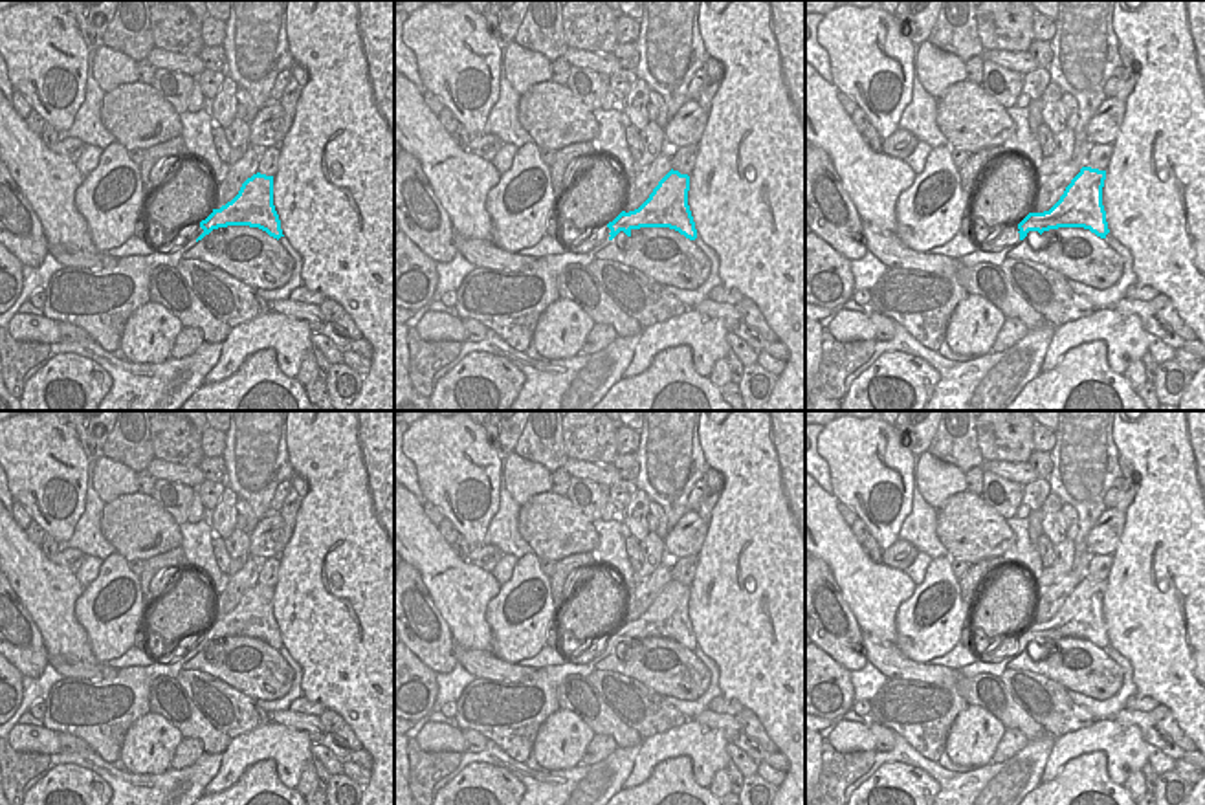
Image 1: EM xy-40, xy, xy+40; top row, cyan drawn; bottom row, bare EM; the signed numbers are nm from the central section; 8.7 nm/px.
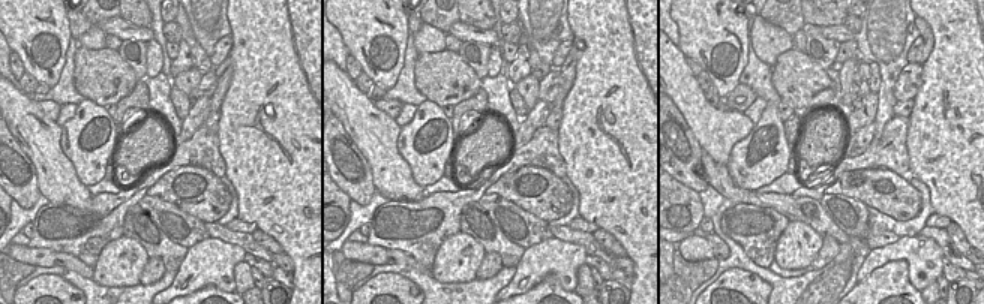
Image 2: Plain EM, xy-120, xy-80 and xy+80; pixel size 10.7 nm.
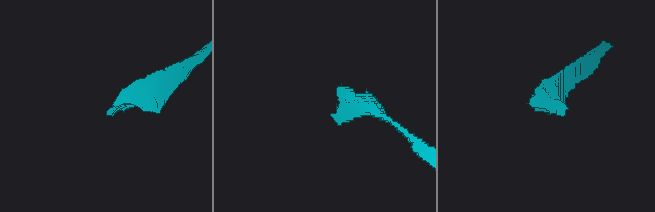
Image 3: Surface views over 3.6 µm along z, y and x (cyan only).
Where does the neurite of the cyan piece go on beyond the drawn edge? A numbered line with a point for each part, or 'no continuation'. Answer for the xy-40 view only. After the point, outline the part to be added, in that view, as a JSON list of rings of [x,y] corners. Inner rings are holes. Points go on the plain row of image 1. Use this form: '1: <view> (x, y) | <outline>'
1: xy-40 (99, 712) | [[[200,634],[189,636],[161,662],[123,667],[103,680],[62,678],[44,700],[42,726],[83,739],[101,759],[114,765],[127,730],[150,711],[150,684],[158,677],[176,678],[202,644]]]

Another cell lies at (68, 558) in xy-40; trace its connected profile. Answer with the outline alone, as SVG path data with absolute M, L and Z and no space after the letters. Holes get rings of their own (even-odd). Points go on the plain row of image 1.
M62 546L55 556L53 556L53 563L70 570L72 574L75 574L79 570L79 567L83 565L83 559L86 556L79 550L79 548L66 548Z

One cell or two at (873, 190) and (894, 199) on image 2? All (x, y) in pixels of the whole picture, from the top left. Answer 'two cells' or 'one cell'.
one cell

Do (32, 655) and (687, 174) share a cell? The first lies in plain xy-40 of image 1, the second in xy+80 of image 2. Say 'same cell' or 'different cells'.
same cell

